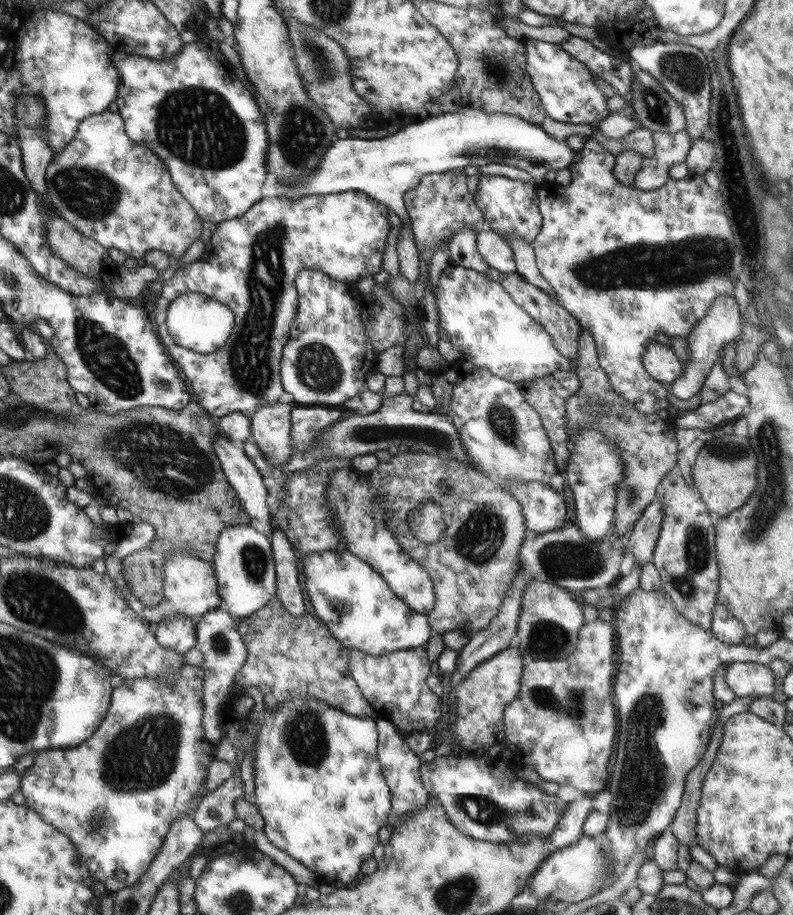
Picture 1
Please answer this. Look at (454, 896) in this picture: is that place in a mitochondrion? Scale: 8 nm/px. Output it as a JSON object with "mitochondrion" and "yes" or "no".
{"mitochondrion":"yes"}

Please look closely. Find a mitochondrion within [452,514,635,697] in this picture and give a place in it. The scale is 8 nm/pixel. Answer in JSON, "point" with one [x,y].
{"point":[558,559]}

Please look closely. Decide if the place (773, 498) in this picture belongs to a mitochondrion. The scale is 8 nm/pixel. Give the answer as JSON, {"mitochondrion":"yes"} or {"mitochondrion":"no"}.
{"mitochondrion":"yes"}

